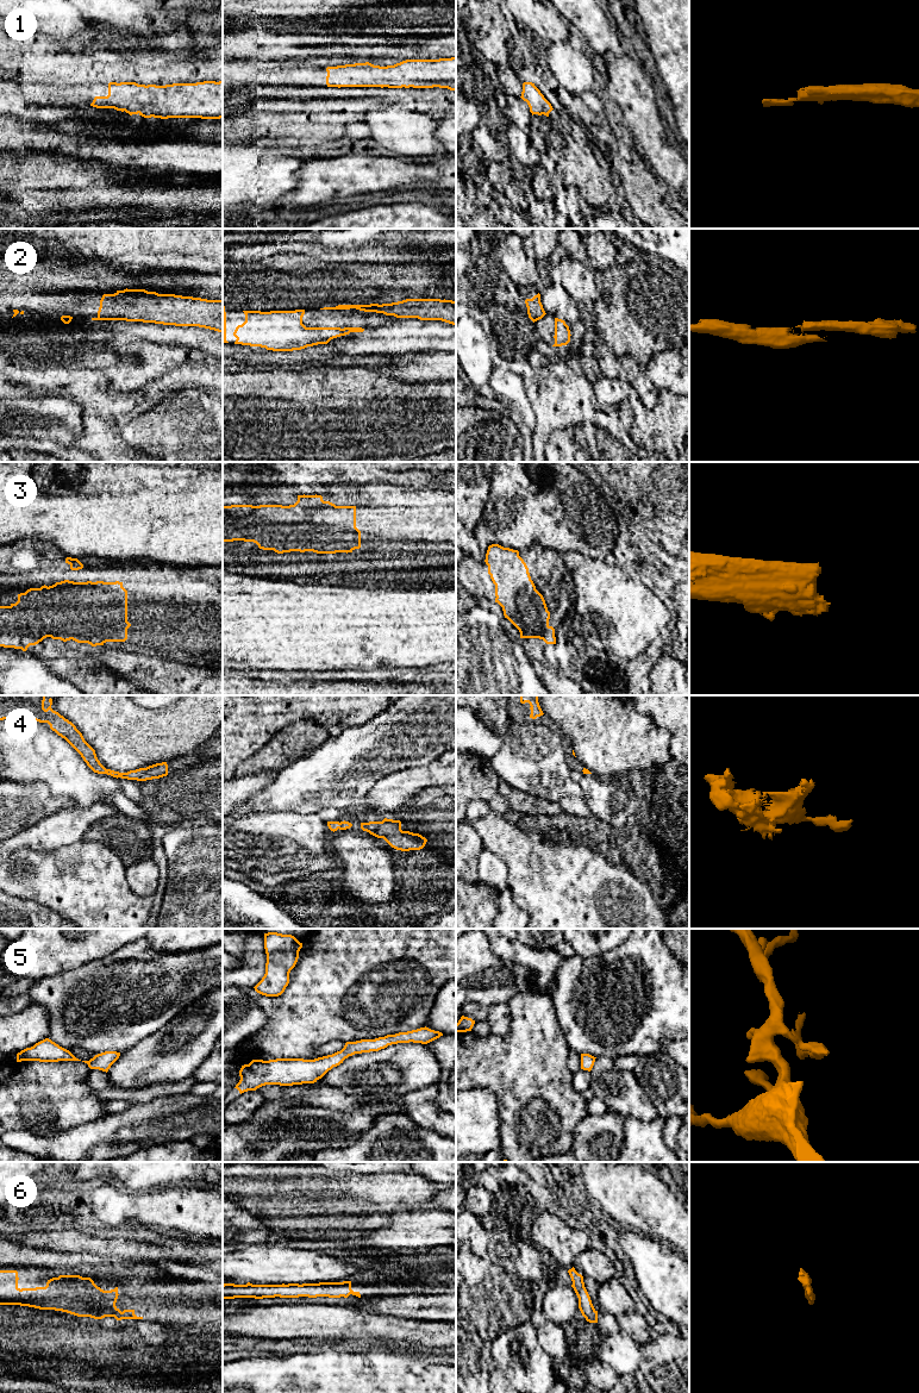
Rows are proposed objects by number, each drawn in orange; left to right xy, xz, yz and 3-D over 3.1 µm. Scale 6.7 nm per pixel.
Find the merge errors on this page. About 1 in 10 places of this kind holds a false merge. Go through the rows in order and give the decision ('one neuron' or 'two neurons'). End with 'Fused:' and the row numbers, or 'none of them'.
1: one neuron
2: two neurons
3: one neuron
4: one neuron
5: one neuron
6: one neuron
Fused: 2

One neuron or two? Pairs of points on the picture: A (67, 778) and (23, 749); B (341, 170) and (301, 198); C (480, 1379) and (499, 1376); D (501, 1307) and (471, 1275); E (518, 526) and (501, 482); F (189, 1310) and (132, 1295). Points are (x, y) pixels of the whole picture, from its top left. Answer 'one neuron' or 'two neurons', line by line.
A: one neuron
B: one neuron
C: two neurons
D: one neuron
E: one neuron
F: one neuron

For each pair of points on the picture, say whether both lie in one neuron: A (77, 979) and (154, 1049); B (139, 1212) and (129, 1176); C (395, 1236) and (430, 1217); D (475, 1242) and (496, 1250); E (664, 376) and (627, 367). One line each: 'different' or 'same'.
A: different
B: different
C: same
D: different
E: different

